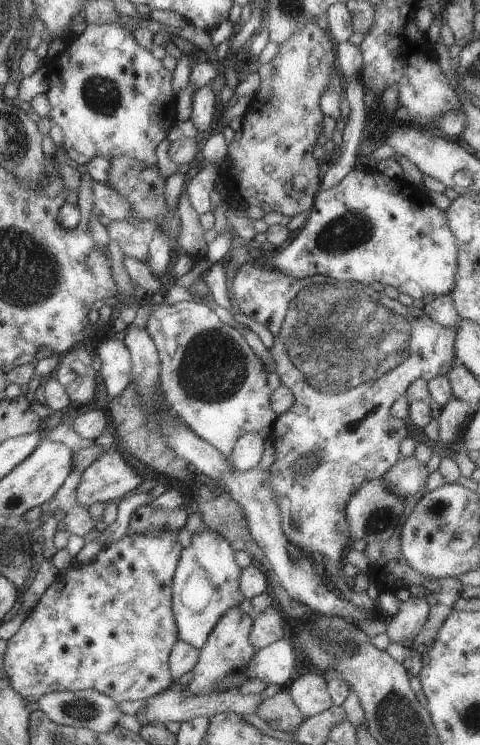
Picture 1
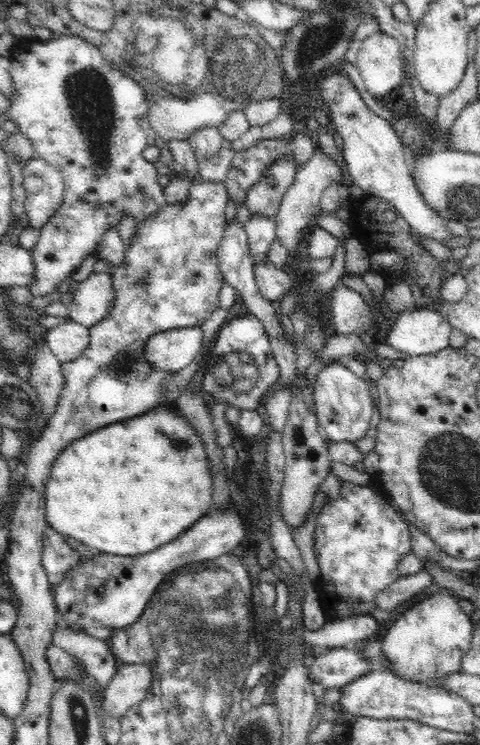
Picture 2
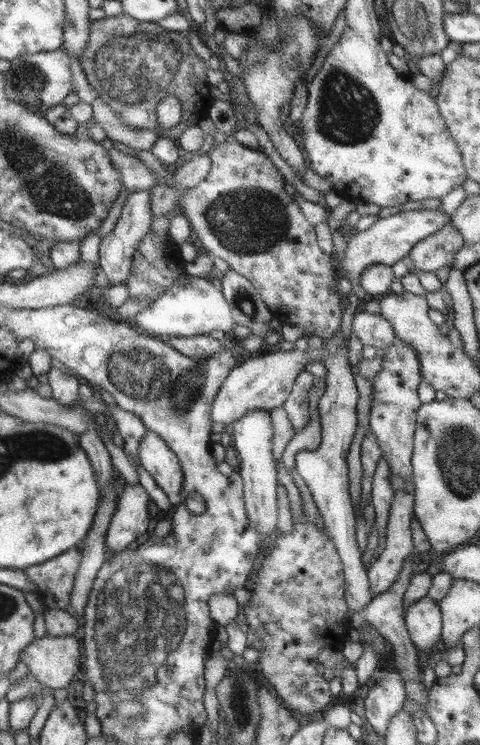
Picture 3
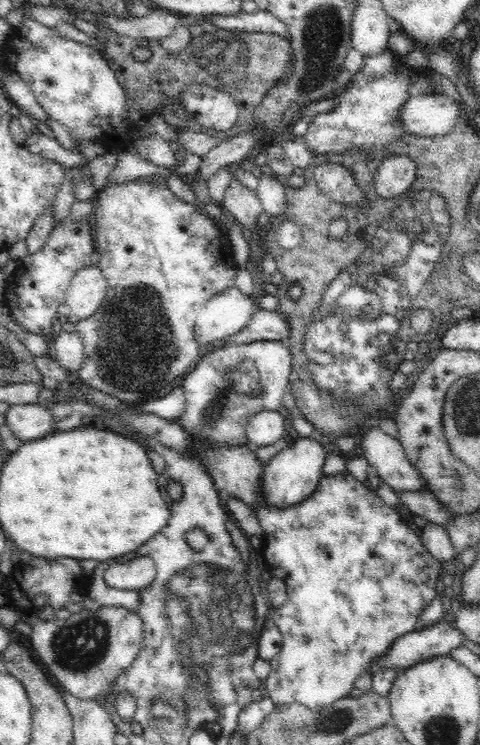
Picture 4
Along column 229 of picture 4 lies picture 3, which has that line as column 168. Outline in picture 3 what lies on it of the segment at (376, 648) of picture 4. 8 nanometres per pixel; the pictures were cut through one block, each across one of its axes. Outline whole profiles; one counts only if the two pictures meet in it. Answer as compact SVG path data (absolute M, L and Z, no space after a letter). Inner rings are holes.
M147 430L137 445L137 456L141 466L151 474L171 504L176 505L184 501L180 495L183 487L181 464L163 439Z

